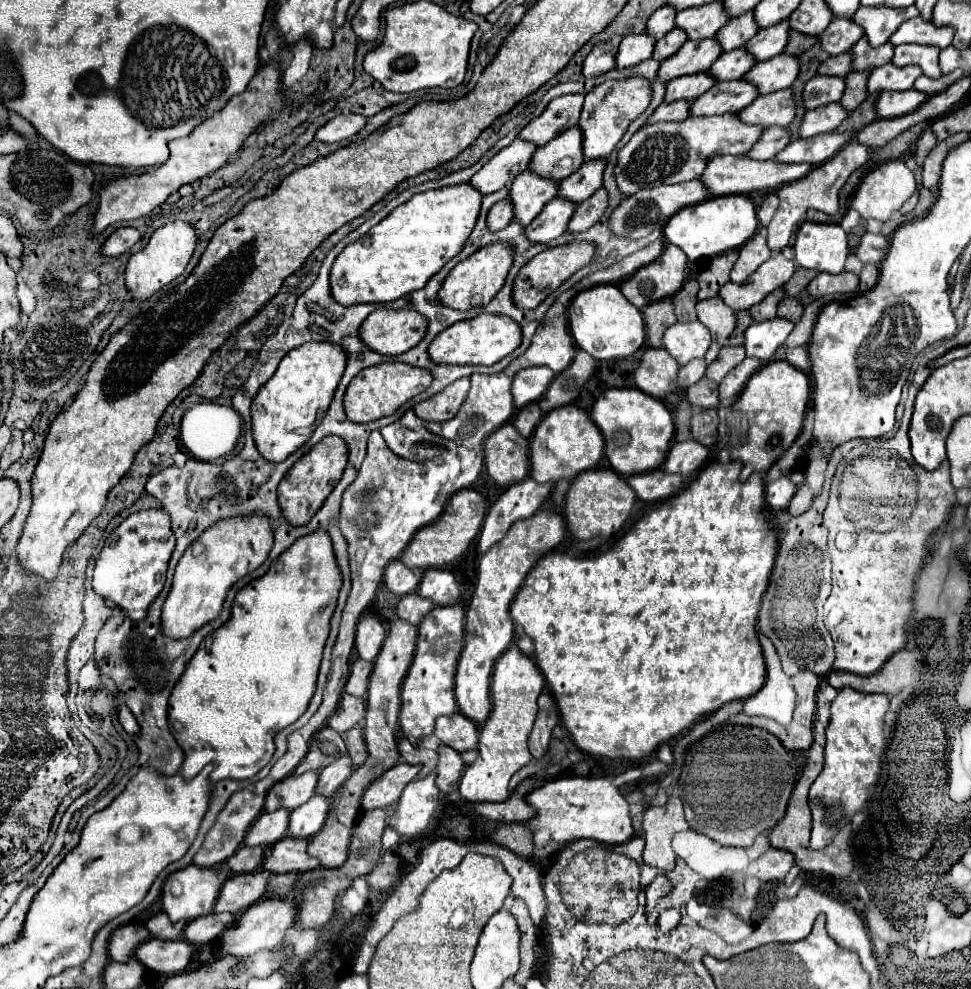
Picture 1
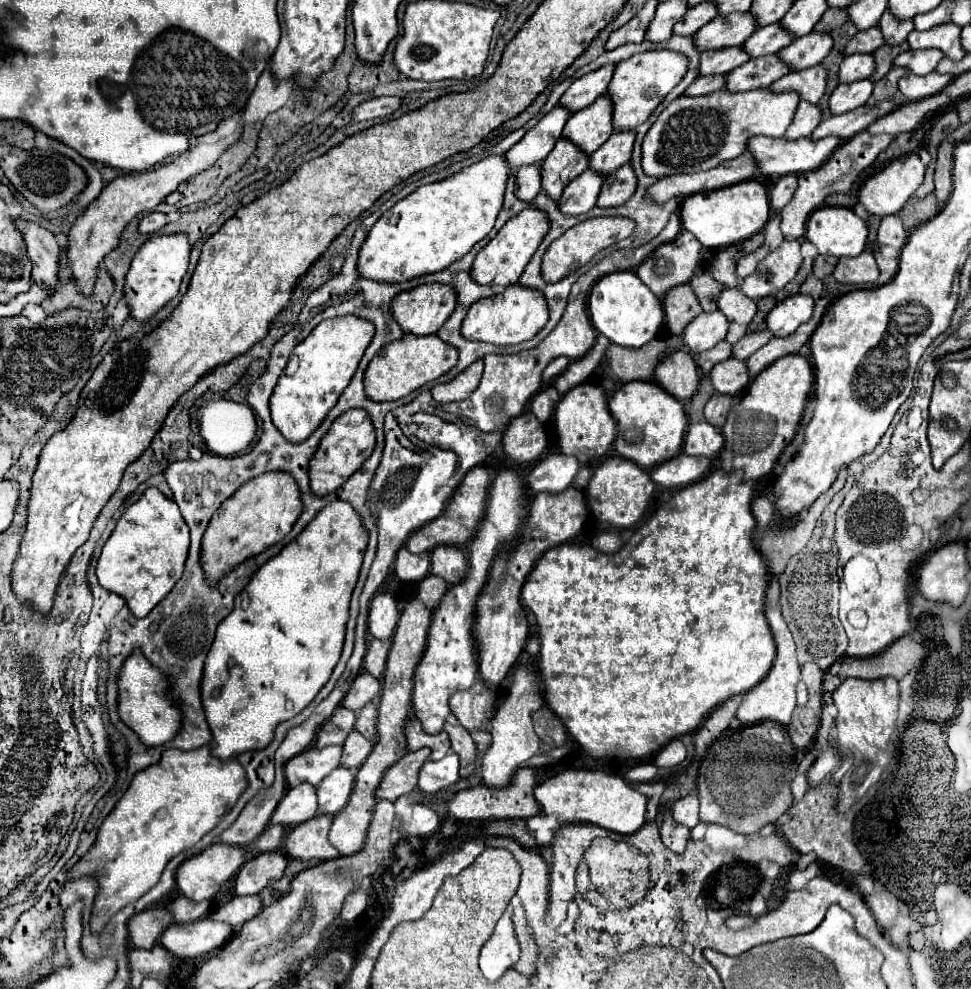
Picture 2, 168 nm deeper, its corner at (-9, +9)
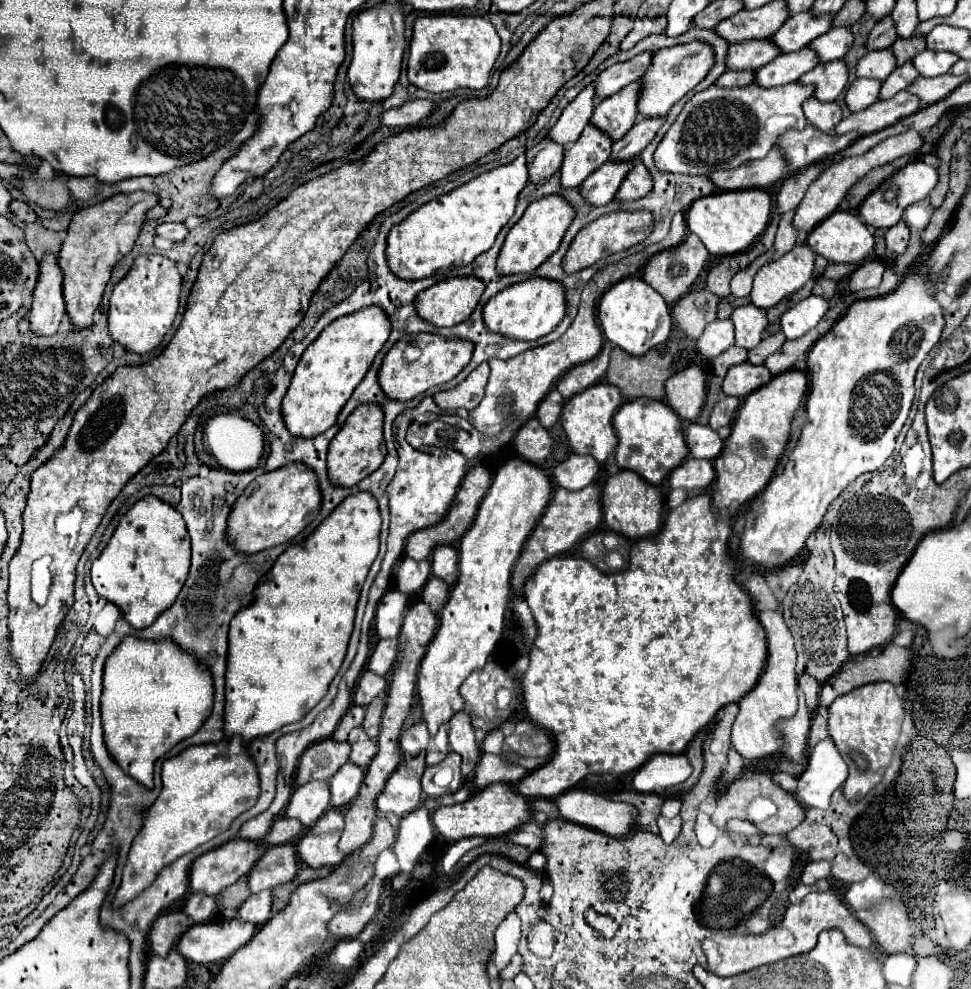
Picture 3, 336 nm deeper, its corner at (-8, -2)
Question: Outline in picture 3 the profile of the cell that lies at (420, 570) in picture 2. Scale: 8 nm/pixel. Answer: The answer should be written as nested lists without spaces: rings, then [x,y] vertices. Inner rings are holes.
[[[406,556],[398,568],[398,590],[406,594],[416,594],[424,588],[424,584],[428,582],[428,576],[430,576],[428,560],[416,562]]]

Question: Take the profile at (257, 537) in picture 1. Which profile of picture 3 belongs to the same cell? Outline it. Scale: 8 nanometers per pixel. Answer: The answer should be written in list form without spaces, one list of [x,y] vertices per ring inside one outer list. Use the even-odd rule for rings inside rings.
[[[300,462],[286,464],[258,476],[236,500],[236,506],[228,518],[228,538],[232,538],[236,548],[246,554],[278,546],[300,534],[316,518],[320,504],[322,492],[316,472]]]

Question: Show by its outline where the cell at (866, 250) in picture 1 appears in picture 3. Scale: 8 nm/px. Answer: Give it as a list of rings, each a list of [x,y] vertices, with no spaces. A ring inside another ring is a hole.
[[[898,222],[890,230],[886,230],[886,246],[888,246],[888,252],[894,252],[896,256],[904,254],[906,246],[908,246],[908,238],[910,238],[910,230],[908,230],[908,226],[904,222]]]

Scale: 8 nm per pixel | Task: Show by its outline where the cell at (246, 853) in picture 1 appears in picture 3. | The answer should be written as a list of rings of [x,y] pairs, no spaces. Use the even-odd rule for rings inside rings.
[[[276,818],[272,824],[272,830],[266,834],[264,842],[268,846],[278,846],[284,842],[292,842],[296,840],[296,836],[302,832],[302,824],[294,818]]]

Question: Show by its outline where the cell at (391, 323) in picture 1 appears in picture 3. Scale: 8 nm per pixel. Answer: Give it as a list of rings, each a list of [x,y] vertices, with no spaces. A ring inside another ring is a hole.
[[[454,276],[436,282],[416,298],[418,314],[434,326],[456,326],[470,318],[484,292],[484,282],[472,276]]]

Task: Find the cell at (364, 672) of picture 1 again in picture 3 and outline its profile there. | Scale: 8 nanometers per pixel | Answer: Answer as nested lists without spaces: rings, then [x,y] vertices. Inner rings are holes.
[[[384,638],[378,642],[374,654],[368,660],[368,670],[386,676],[394,662],[396,662],[396,654],[398,654],[398,640],[396,638]]]

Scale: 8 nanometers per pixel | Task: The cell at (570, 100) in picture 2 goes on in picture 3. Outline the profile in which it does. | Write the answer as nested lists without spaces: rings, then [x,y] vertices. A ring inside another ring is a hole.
[[[642,52],[642,54],[634,56],[632,60],[626,60],[626,62],[620,62],[620,64],[614,64],[614,66],[602,70],[596,78],[596,96],[598,98],[612,96],[618,90],[622,90],[624,86],[628,86],[630,82],[640,80],[642,74],[652,64],[652,56],[654,56],[654,52]]]

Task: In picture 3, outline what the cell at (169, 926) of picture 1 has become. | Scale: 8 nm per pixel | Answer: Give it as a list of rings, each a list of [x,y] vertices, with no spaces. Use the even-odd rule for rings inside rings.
[[[196,892],[188,898],[184,912],[194,920],[194,922],[208,922],[212,920],[216,912],[216,898],[208,896],[204,892]]]

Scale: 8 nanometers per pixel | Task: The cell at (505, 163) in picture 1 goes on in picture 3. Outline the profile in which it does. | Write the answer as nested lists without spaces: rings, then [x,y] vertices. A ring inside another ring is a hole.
[[[588,84],[562,112],[560,120],[556,126],[550,130],[550,138],[556,138],[562,146],[574,144],[578,136],[582,134],[584,126],[590,122],[590,116],[594,112],[594,98],[596,98],[596,88],[594,84]]]

